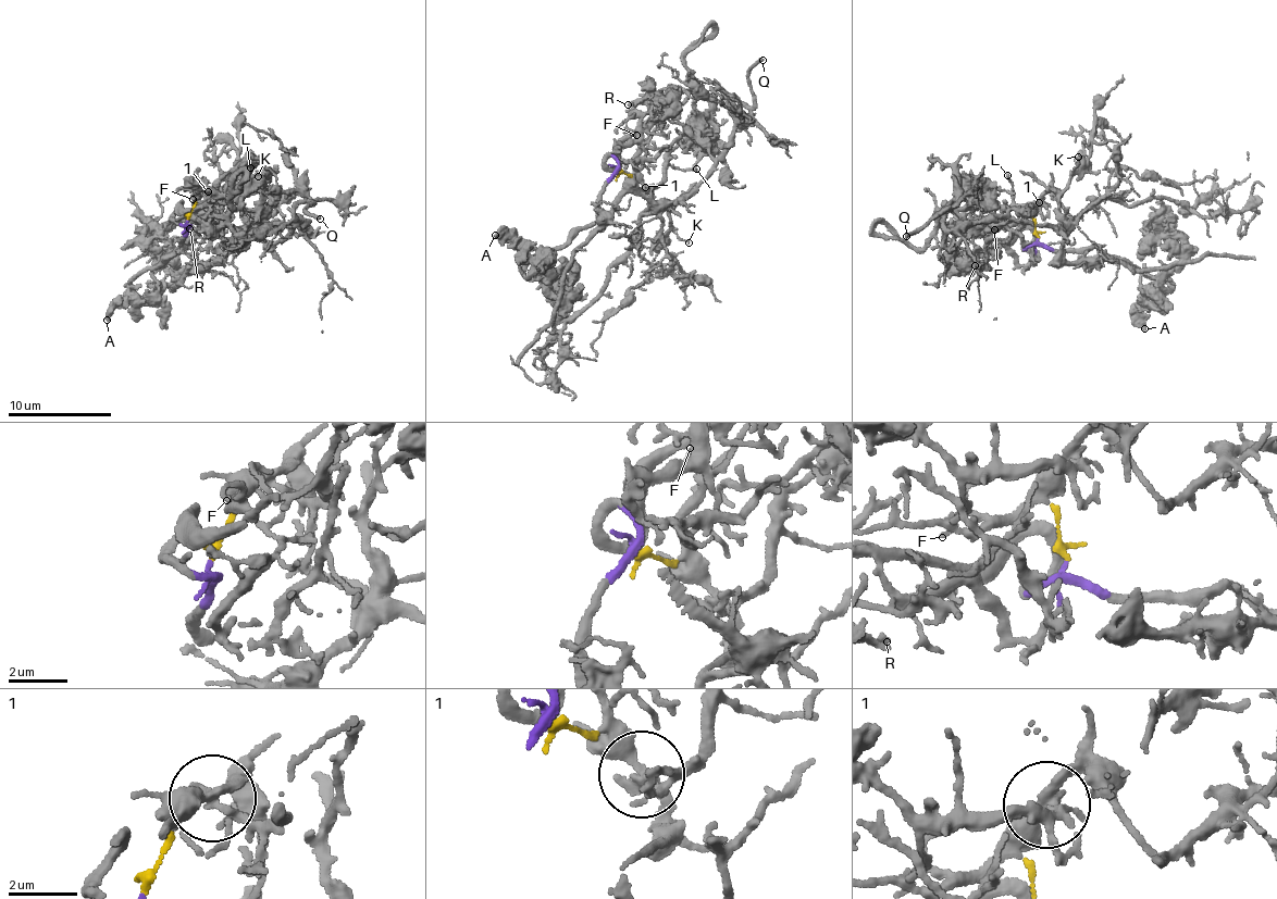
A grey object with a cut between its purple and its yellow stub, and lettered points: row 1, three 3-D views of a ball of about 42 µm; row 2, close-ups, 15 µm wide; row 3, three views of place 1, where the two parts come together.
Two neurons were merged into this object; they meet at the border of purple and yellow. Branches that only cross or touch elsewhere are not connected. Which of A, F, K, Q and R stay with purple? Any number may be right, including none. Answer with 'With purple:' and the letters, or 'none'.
With purple: A, R

